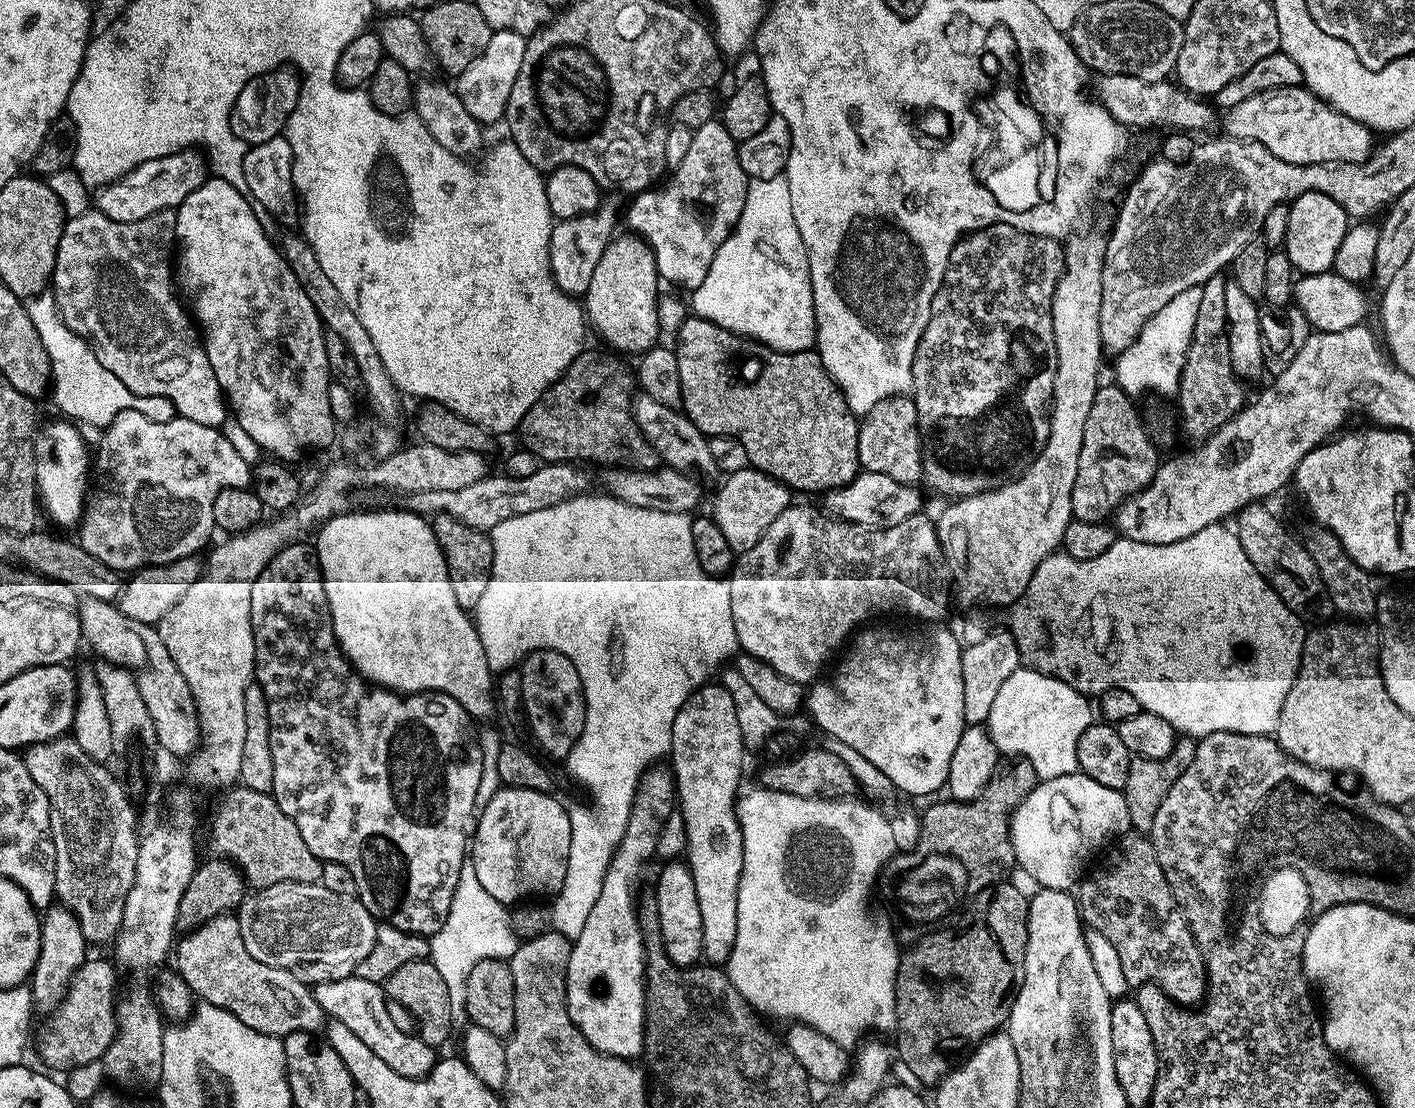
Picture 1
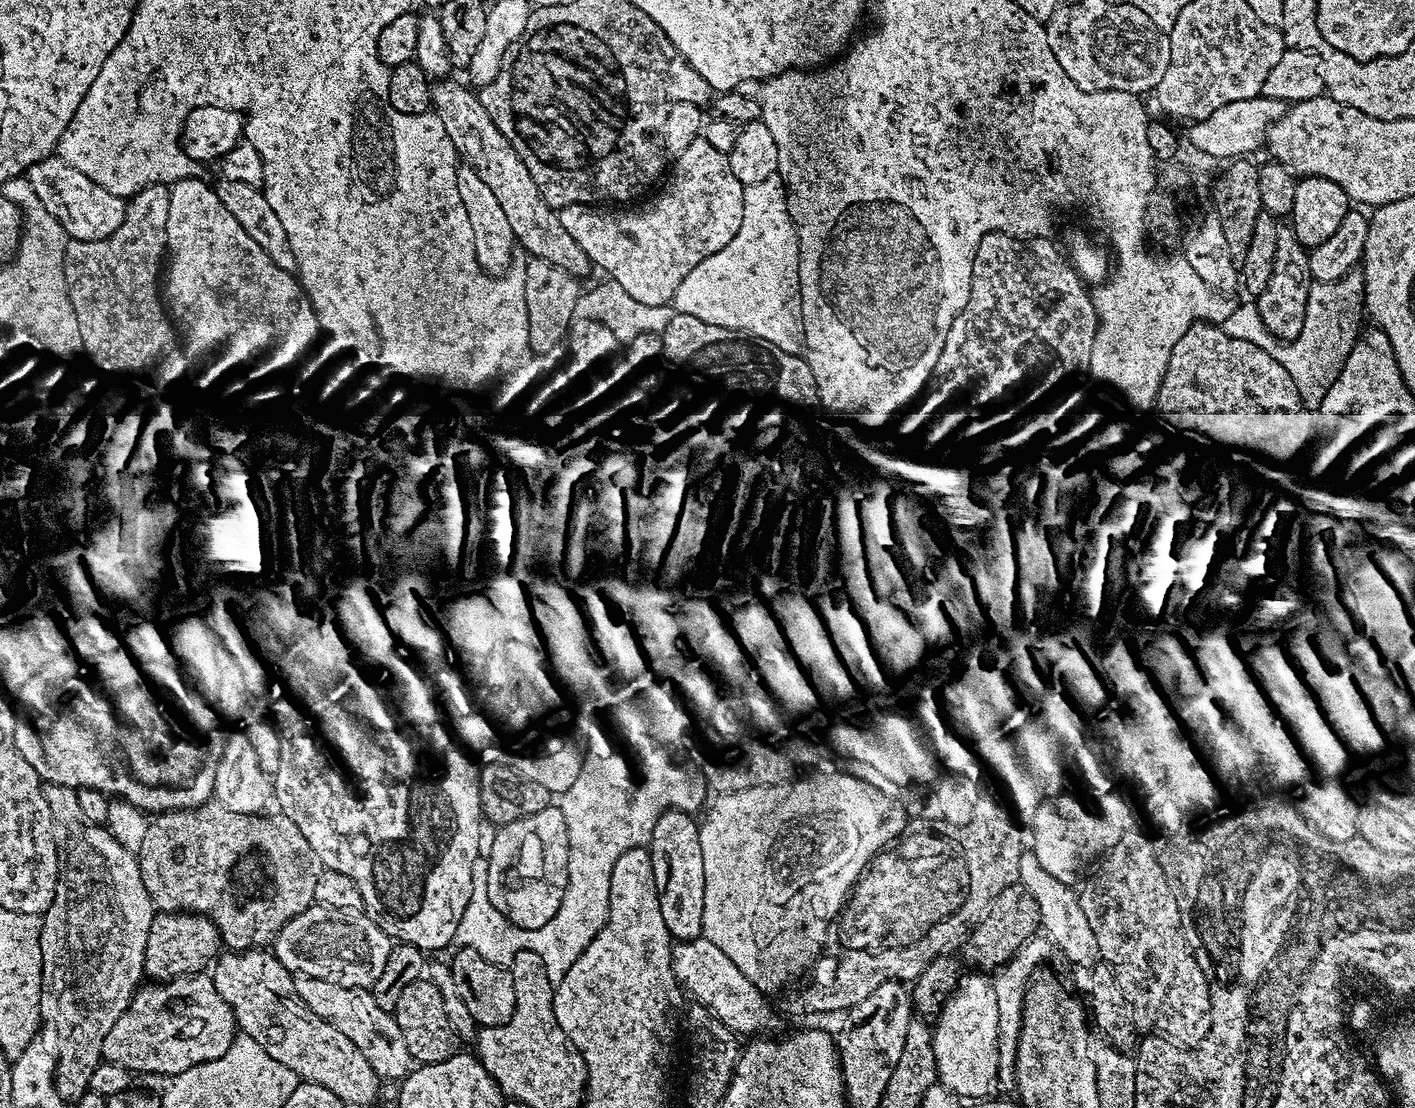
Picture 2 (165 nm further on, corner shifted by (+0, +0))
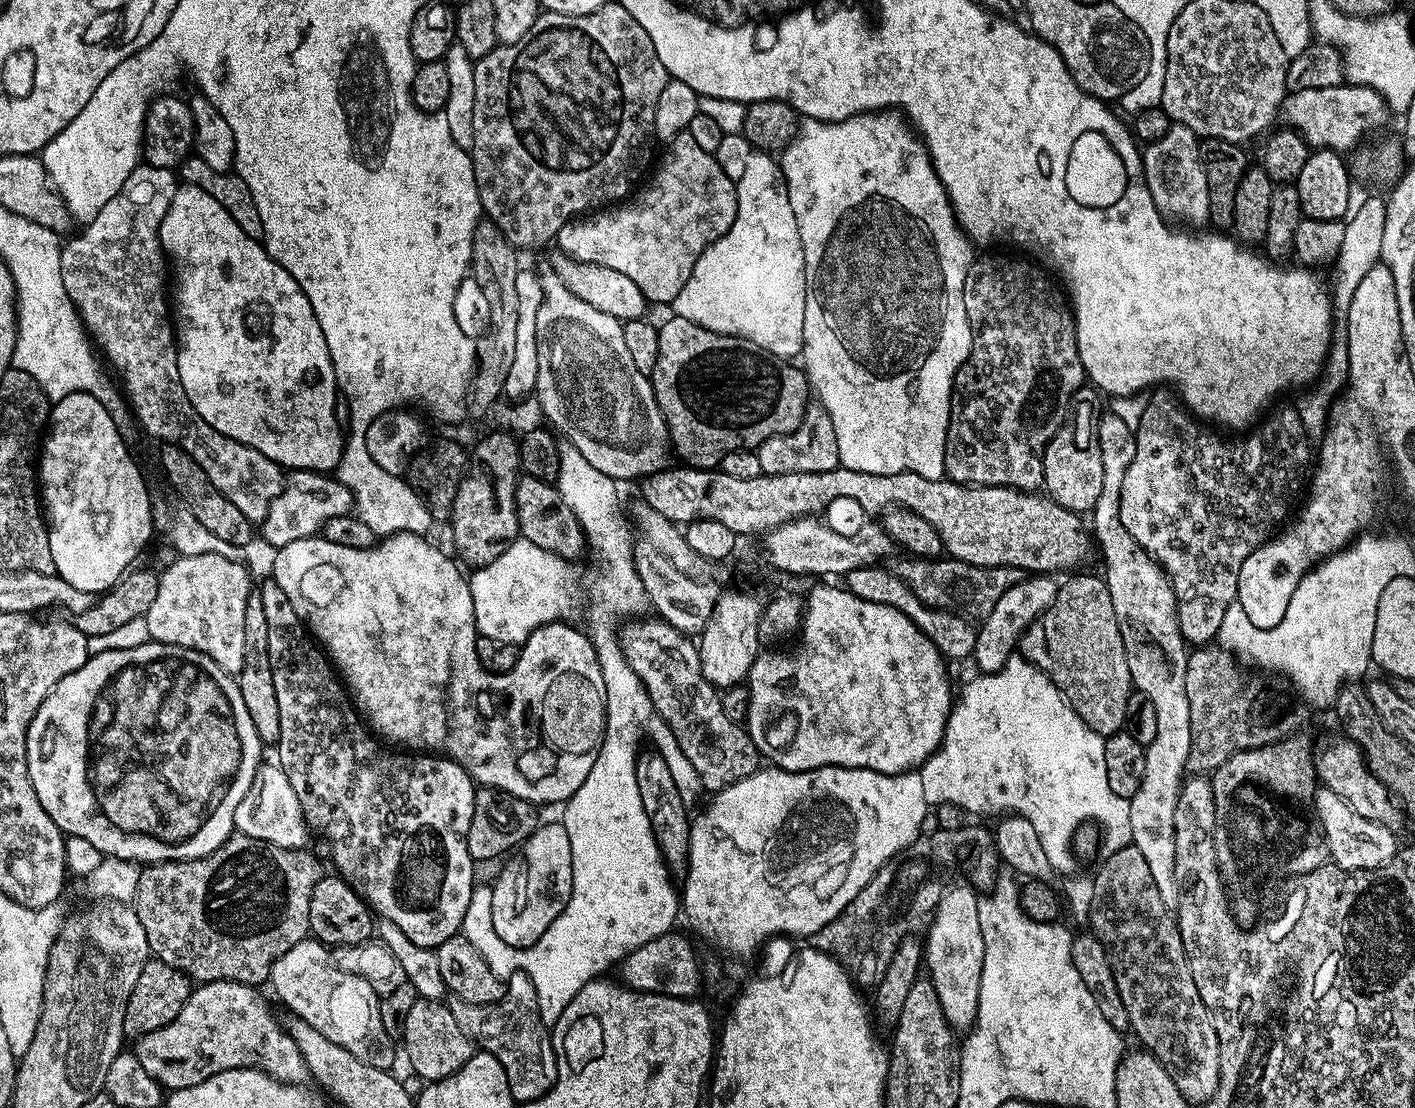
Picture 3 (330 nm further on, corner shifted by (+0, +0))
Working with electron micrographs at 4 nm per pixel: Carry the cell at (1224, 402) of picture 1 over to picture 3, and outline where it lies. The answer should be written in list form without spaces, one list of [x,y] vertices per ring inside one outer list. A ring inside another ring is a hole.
[[[1171,395],[1169,396],[1156,396],[1153,400],[1149,399],[1144,405],[1140,427],[1134,432],[1136,445],[1132,451],[1132,460],[1128,463],[1128,469],[1124,472],[1120,483],[1120,524],[1126,530],[1126,534],[1130,534],[1132,541],[1160,565],[1168,583],[1172,585],[1172,593],[1176,596],[1178,626],[1185,641],[1192,646],[1204,646],[1219,637],[1222,622],[1228,619],[1230,609],[1237,603],[1238,574],[1242,570],[1242,562],[1246,562],[1246,558],[1250,558],[1250,554],[1254,554],[1254,550],[1258,550],[1273,539],[1277,529],[1289,519],[1289,517],[1287,518],[1288,503],[1291,502],[1292,495],[1296,492],[1296,483],[1300,480],[1300,464],[1304,464],[1308,460],[1310,440],[1305,435],[1299,411],[1293,407],[1282,409],[1277,416],[1270,417],[1268,421],[1265,419],[1259,427],[1245,435],[1249,436],[1245,438],[1244,444],[1238,445],[1233,452],[1228,448],[1223,448],[1220,444],[1215,444],[1212,440],[1200,444],[1200,432],[1196,429],[1197,421]]]

